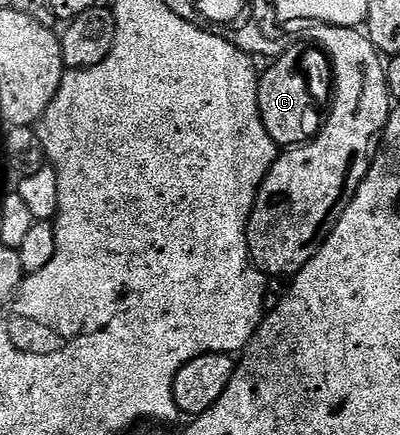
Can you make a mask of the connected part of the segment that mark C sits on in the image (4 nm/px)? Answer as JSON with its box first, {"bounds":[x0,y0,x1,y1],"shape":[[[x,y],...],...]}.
{"bounds":[258,49,322,149],"shape":[[[284,49],[269,63],[272,64],[265,71],[263,68],[258,85],[258,109],[262,125],[266,125],[266,133],[270,133],[280,149],[291,149],[312,142],[322,126],[322,111],[320,115],[316,99],[308,88],[308,79],[300,72],[299,53]]]}

